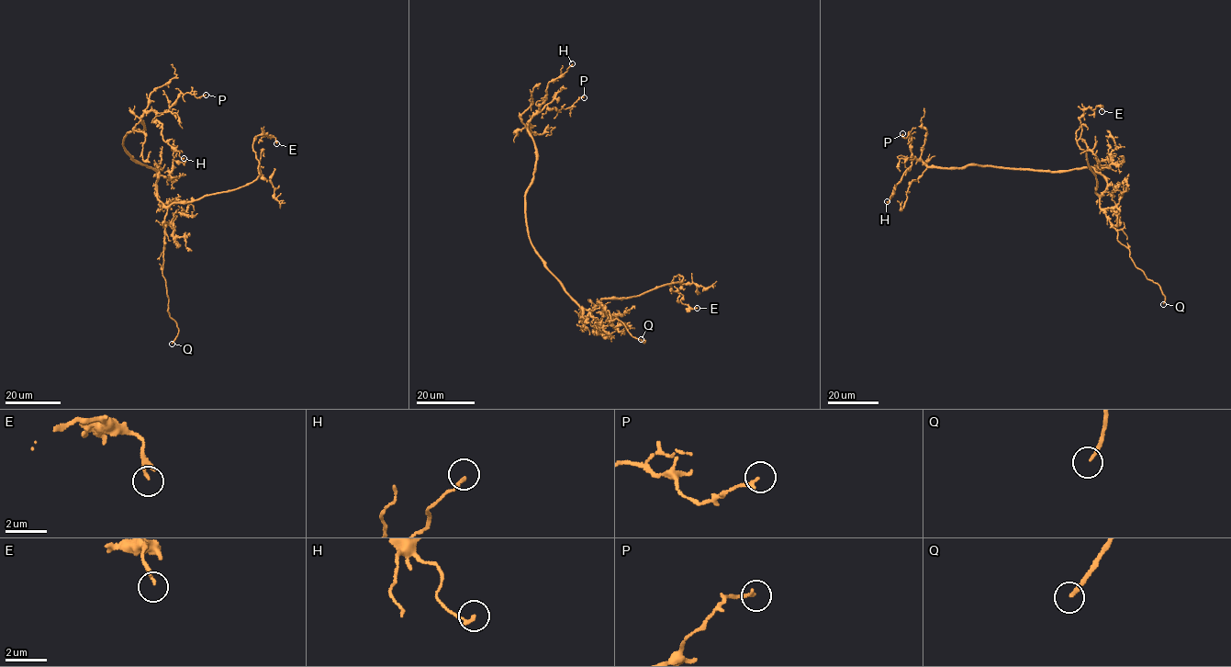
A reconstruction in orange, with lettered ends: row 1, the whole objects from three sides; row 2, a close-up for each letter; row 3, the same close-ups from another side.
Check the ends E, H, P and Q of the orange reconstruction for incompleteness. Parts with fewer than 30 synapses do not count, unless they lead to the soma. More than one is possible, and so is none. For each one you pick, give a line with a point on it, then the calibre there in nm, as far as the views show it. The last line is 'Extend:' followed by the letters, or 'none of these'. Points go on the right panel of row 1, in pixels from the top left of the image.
Q: (1163, 304) | 160 nm
Extend: Q

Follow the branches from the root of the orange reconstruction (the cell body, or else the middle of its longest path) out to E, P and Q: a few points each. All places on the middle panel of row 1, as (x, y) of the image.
E: (563, 286), (586, 317), (603, 299), (680, 282), (678, 274), (669, 286), (683, 296), (682, 304), (697, 308)
P: (563, 286), (528, 235), (525, 192), (533, 177), (536, 152), (527, 124), (545, 106), (559, 110), (584, 97)
Q: (563, 286), (583, 317), (598, 300), (610, 320), (620, 320), (630, 334), (641, 339)

